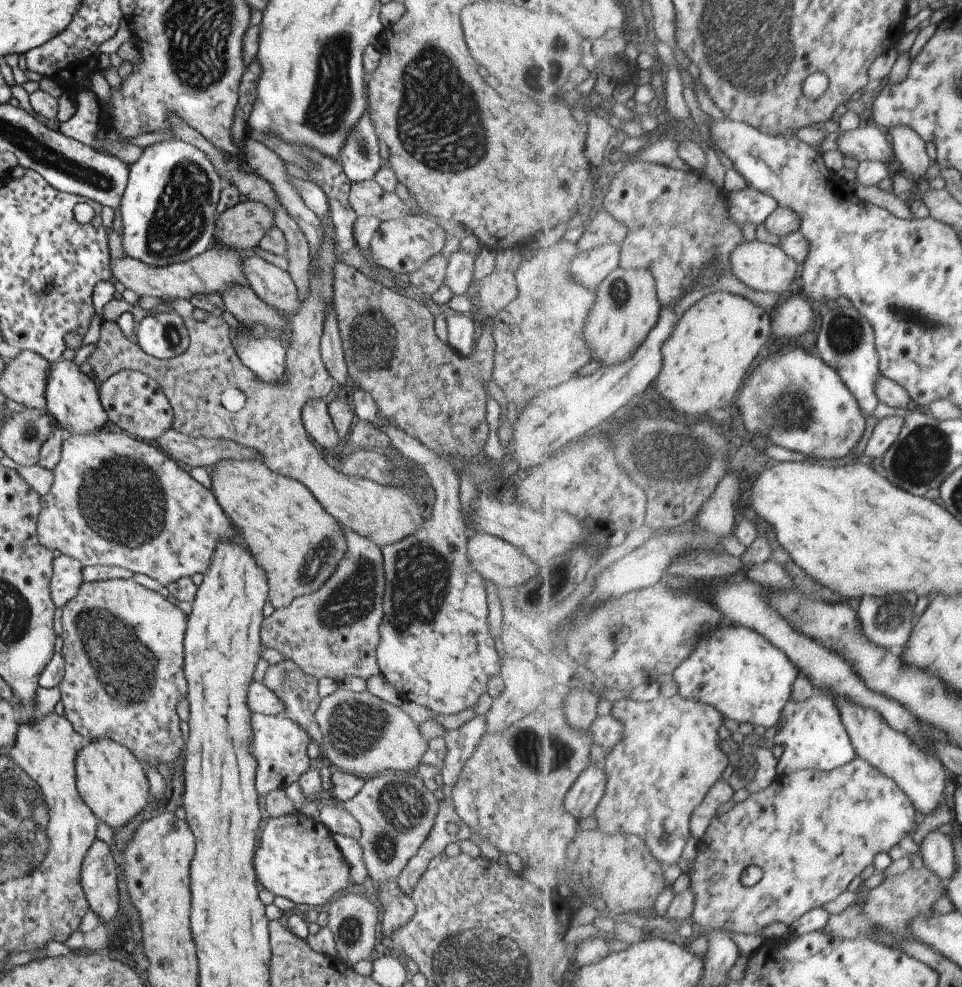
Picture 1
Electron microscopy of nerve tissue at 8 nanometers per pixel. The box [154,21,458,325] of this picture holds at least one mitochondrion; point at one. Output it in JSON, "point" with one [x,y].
{"point":[331,100]}

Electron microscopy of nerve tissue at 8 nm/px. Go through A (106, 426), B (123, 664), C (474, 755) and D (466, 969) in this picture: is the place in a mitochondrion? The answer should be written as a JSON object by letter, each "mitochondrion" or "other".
{"A":"other","B":"mitochondrion","C":"other","D":"mitochondrion"}

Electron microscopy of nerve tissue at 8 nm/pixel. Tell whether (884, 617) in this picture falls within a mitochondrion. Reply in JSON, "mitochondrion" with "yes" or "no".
{"mitochondrion":"yes"}

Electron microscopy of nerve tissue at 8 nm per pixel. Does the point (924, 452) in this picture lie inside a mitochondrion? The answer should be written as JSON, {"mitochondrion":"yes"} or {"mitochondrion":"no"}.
{"mitochondrion":"yes"}

